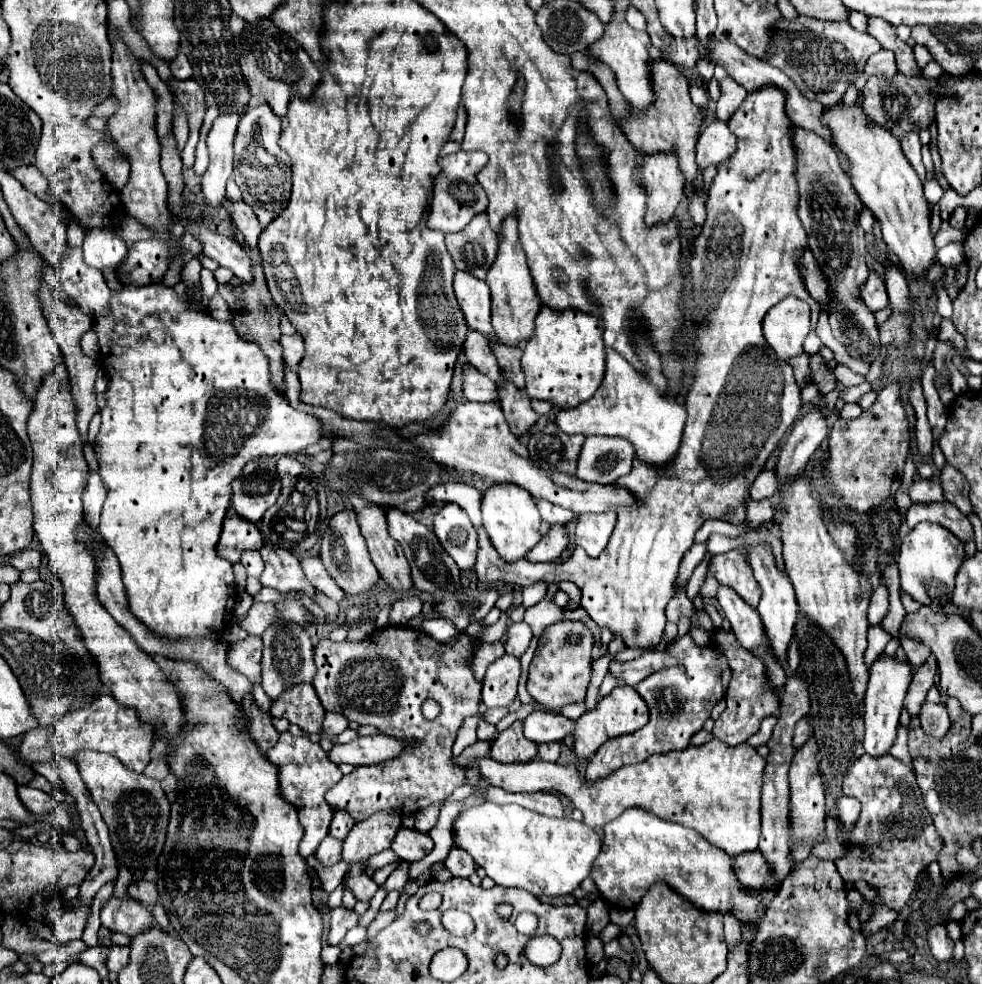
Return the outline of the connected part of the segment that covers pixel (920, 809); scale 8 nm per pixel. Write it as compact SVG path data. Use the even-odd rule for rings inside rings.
M863 754L843 778L843 794L859 798L863 808L859 818L855 820L853 830L847 834L845 854L835 860L837 872L847 882L865 880L877 886L879 898L889 908L899 912L915 892L919 876L927 870L931 862L937 860L943 848L943 840L933 826L933 818L925 810L915 772L911 766L905 766L891 754ZM887 798L893 800L893 808L889 808ZM911 830L913 838L909 838Z

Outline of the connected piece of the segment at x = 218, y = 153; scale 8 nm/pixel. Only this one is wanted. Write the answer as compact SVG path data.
M229 112L217 116L205 142L209 150L209 168L203 174L203 198L211 206L221 206L225 198L225 184L233 170L233 138L243 114Z

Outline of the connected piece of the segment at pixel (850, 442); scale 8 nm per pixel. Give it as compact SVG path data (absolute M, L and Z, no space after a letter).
M899 384L885 386L869 410L859 418L837 418L829 434L829 478L831 490L843 498L843 504L857 512L869 512L881 500L893 496L899 488L903 466L909 454L909 428L905 408L899 398Z

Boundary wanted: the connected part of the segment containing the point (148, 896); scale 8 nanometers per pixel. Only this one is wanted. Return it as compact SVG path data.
M139 880L139 882L131 882L129 888L127 888L127 894L131 898L137 898L139 902L143 904L153 904L159 900L159 894L157 894L157 888L153 882L147 882L147 880Z

